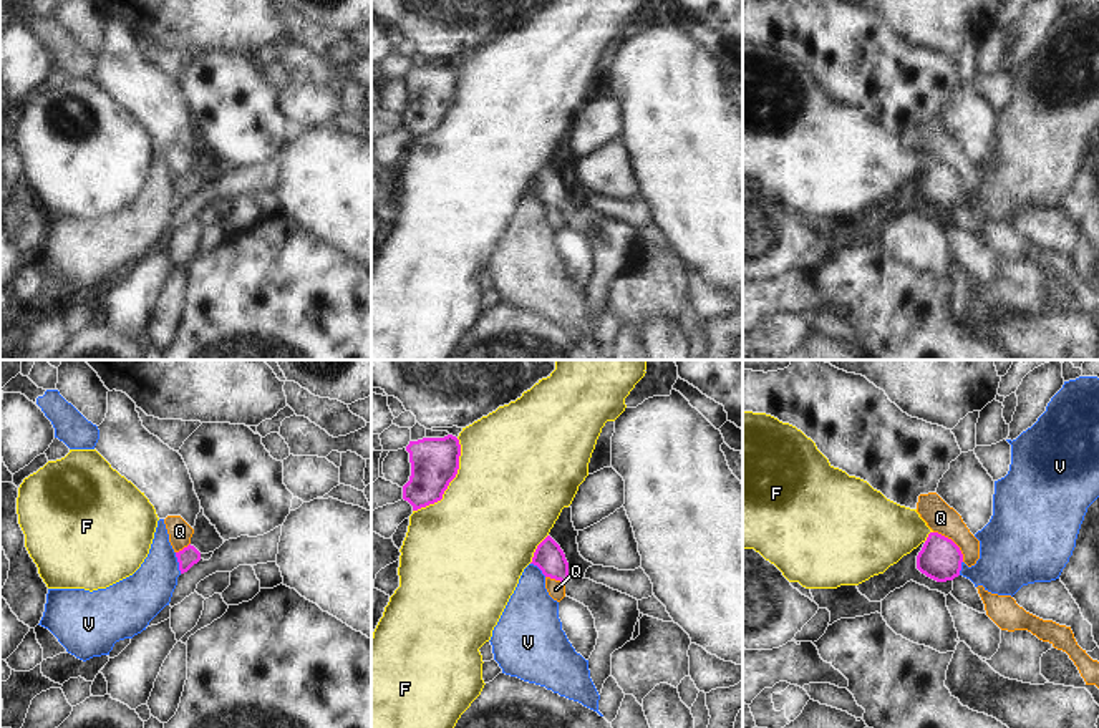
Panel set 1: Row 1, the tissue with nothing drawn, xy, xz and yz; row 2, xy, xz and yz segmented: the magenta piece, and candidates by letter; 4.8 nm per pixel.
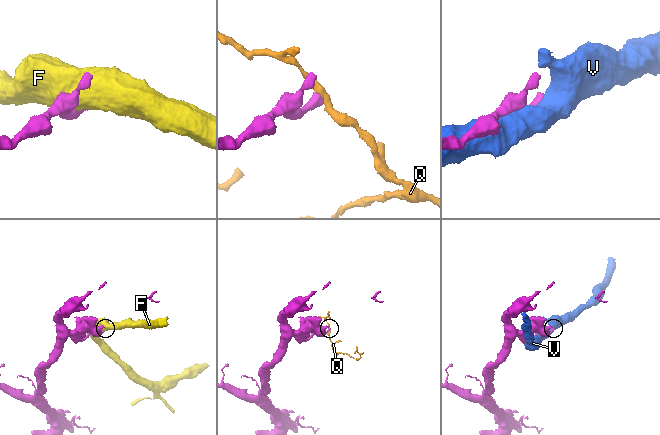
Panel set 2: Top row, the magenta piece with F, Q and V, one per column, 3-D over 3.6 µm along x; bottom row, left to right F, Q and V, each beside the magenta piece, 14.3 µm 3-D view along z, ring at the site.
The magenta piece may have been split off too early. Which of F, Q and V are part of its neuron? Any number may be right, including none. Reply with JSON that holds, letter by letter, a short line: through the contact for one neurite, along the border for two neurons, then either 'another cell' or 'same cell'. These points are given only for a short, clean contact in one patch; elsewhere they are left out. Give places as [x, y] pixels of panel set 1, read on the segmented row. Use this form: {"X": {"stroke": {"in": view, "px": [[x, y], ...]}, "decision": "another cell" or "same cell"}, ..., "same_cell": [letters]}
{"F": {"decision": "another cell"}, "Q": {"stroke": {"in": "yz", "px": [[934, 531], [947, 536], [958, 548], [963, 561]]}, "decision": "another cell"}, "V": {"decision": "another cell"}, "same_cell": []}

